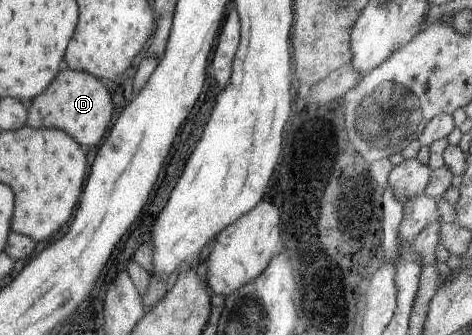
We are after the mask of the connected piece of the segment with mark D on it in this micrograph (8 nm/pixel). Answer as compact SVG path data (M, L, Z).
M62 69L54 77L54 81L51 81L44 91L33 97L27 104L29 110L26 126L34 129L52 129L52 127L62 129L64 133L74 137L74 141L88 147L98 145L106 137L112 111L114 111L106 82L90 73L80 73L72 69Z

